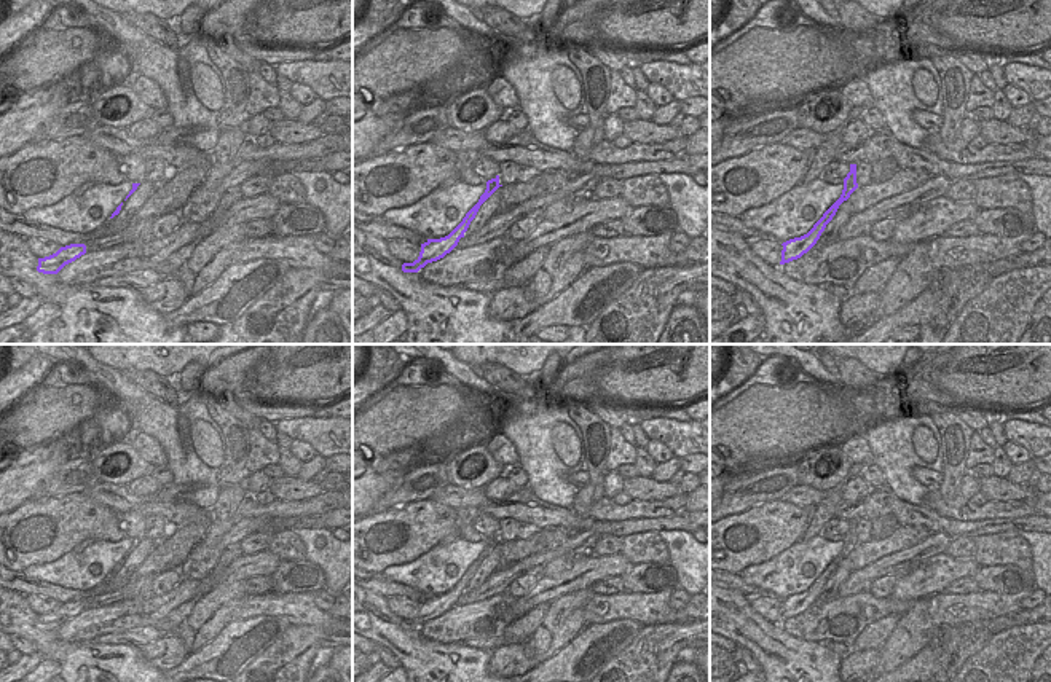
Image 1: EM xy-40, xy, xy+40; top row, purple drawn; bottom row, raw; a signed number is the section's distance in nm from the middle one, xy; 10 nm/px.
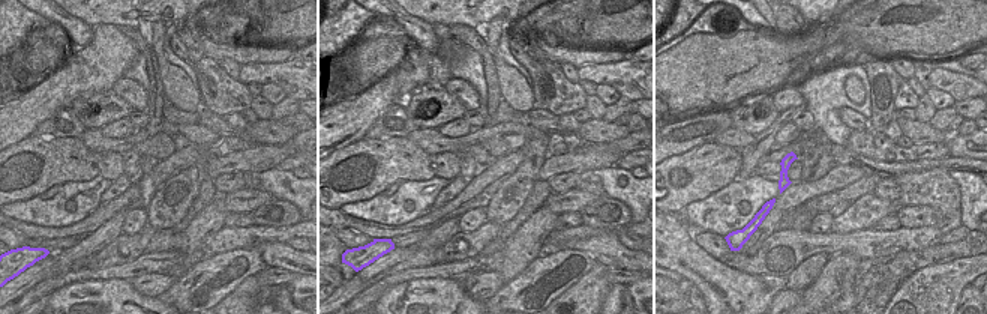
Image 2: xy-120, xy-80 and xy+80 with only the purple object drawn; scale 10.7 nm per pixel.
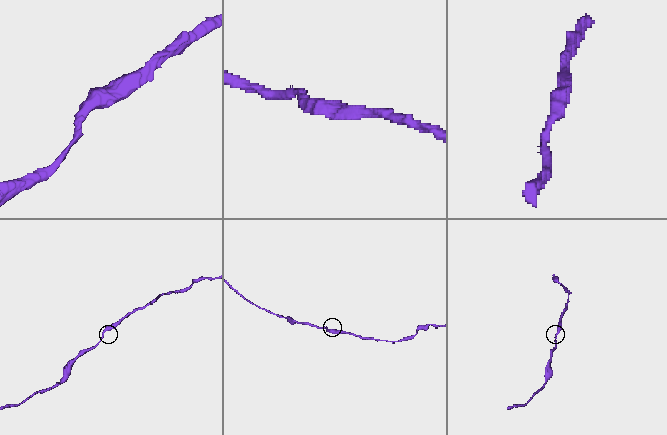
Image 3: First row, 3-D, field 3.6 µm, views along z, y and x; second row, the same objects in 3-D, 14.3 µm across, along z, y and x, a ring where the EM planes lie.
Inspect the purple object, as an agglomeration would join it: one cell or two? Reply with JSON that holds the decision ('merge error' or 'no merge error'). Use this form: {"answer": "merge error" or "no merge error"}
{"answer": "no merge error"}

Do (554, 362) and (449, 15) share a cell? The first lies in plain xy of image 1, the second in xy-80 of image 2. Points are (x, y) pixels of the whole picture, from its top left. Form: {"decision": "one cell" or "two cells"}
{"decision": "two cells"}

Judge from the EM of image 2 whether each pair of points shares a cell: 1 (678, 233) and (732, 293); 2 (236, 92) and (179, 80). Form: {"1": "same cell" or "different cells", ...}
{"1": "same cell", "2": "different cells"}

